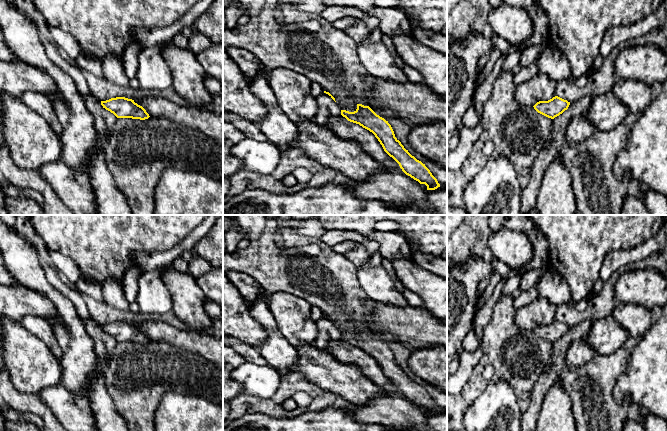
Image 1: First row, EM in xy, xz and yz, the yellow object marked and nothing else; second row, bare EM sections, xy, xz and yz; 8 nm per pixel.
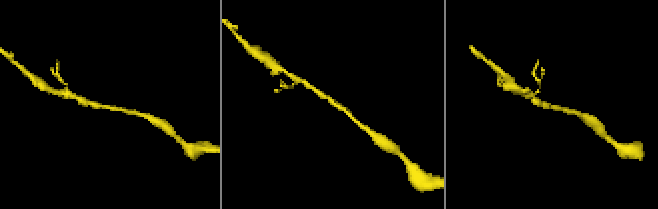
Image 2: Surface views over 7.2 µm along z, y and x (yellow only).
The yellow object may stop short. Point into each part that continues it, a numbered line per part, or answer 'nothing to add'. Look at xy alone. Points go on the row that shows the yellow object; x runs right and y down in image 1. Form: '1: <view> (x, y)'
nothing to add

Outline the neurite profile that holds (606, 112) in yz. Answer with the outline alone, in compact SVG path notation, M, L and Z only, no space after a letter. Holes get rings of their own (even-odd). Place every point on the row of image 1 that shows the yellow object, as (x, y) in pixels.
M612 93L596 96L586 112L588 121L601 131L610 131L624 123L629 110Z

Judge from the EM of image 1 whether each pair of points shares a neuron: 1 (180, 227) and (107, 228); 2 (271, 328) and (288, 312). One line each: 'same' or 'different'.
1: same
2: different

